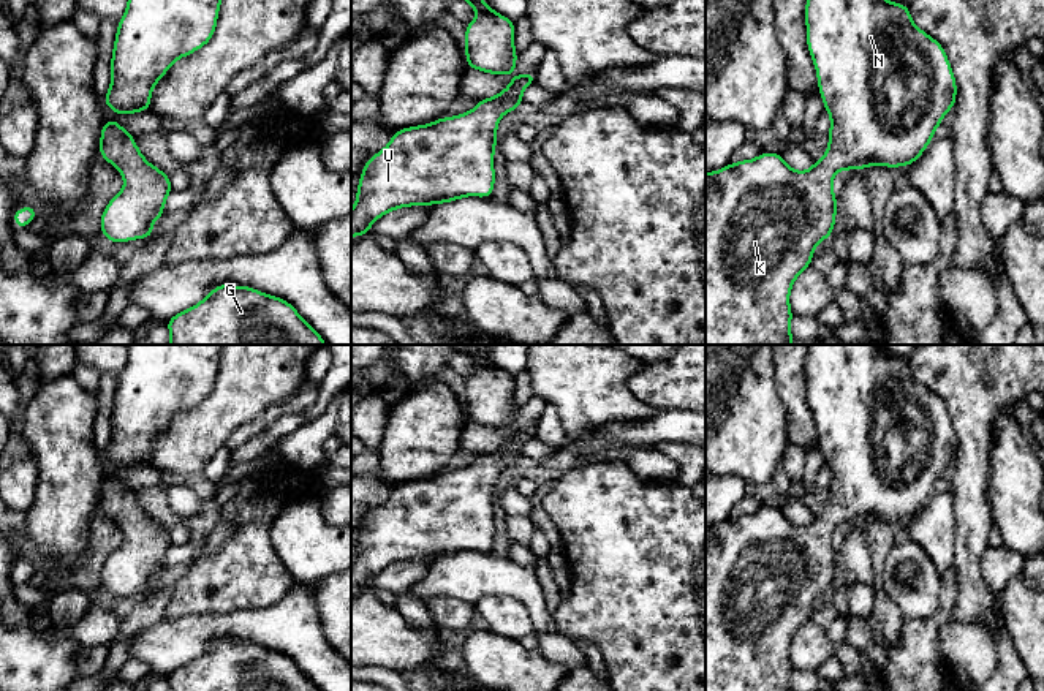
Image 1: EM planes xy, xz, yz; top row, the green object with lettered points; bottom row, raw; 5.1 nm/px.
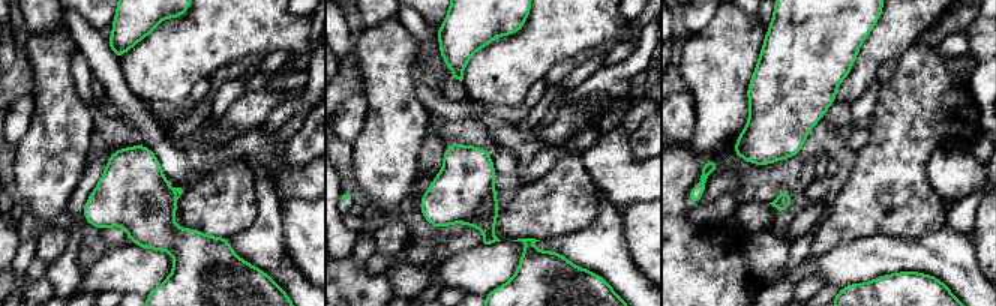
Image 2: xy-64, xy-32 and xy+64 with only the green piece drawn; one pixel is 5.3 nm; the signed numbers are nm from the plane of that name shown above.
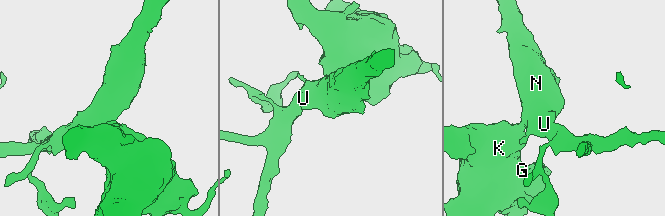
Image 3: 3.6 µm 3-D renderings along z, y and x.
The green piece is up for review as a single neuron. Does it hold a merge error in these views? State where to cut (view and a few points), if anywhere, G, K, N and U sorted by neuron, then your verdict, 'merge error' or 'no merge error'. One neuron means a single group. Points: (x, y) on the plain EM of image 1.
no cut; G K N U; no merge error

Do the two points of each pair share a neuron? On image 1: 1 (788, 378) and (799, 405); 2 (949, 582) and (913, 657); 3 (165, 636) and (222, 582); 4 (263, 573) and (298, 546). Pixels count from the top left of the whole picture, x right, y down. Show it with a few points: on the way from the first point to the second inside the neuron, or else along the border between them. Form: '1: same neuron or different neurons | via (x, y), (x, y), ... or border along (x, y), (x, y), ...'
1: same neuron | via (791, 385), (794, 399)
2: same neuron | via (946, 601), (945, 612), (919, 638)
3: different neurons | border along (226, 614), (187, 614), (163, 620)
4: different neurons | border along (272, 522), (271, 543), (295, 579)

